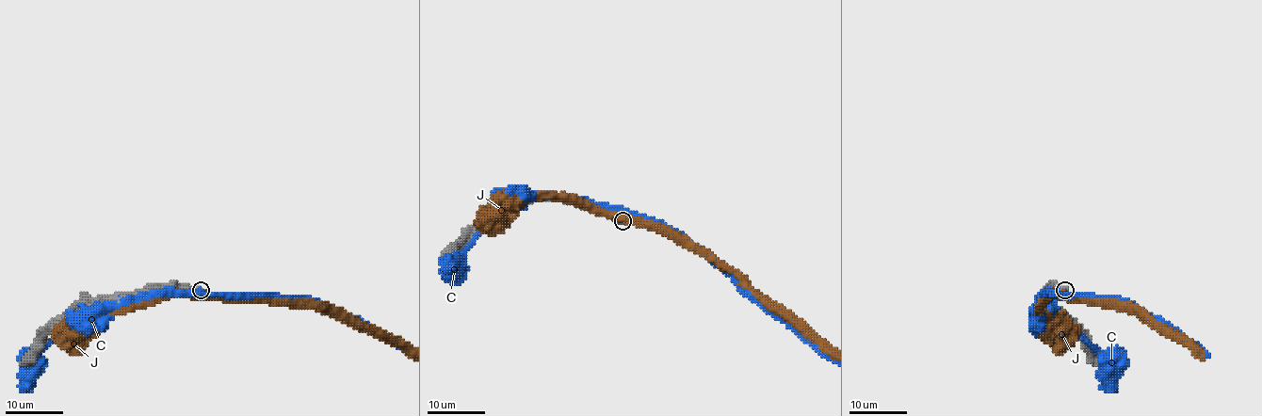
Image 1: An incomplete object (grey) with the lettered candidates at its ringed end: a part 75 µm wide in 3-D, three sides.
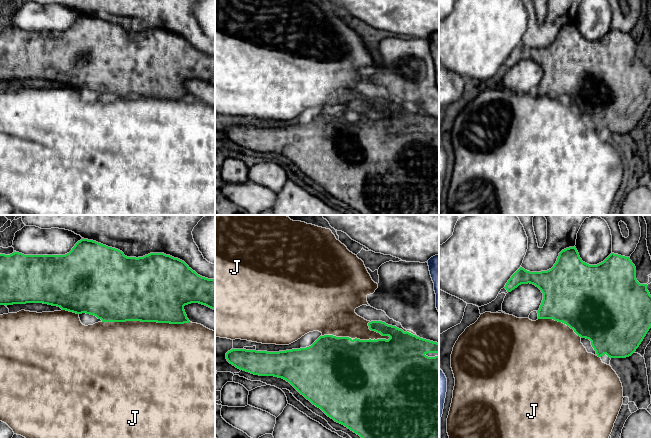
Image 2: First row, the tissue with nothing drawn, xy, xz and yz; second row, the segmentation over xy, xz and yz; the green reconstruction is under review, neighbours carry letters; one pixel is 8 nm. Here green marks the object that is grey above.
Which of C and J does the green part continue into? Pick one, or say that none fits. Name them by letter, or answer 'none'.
none

